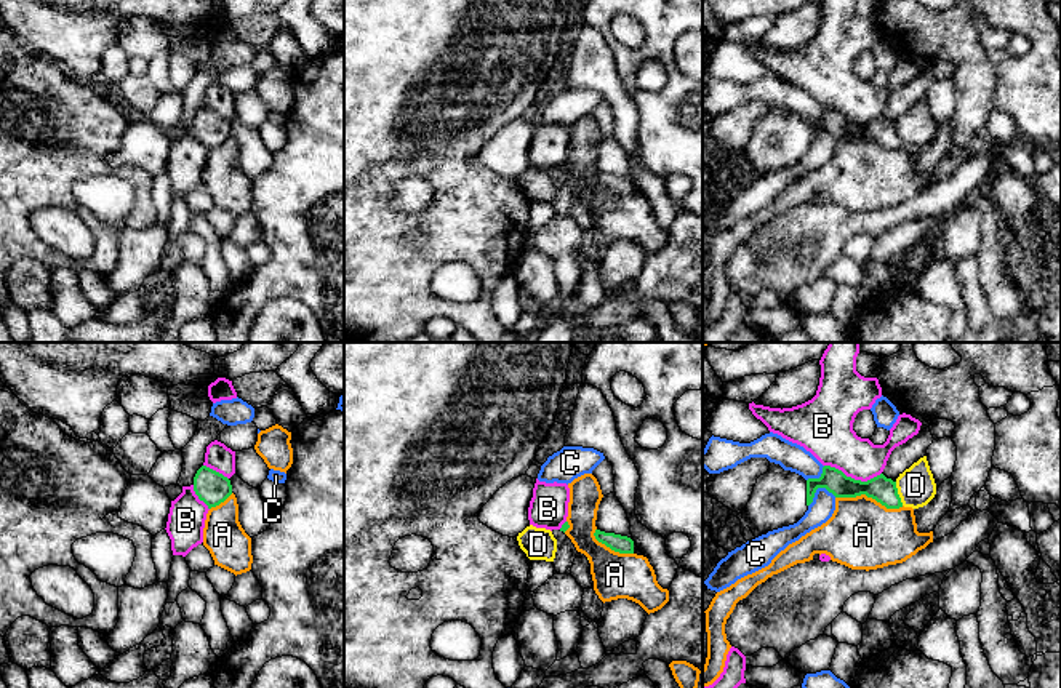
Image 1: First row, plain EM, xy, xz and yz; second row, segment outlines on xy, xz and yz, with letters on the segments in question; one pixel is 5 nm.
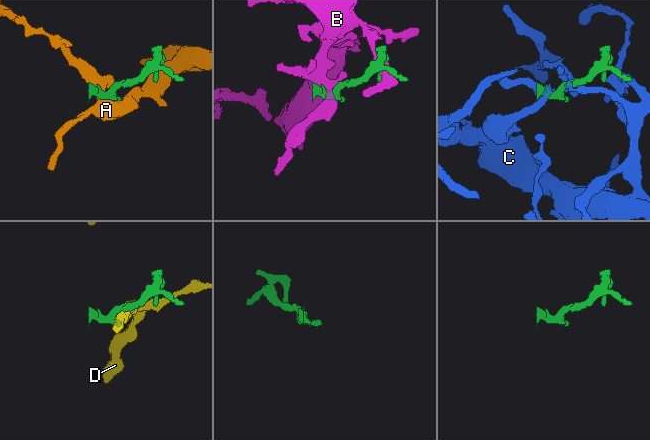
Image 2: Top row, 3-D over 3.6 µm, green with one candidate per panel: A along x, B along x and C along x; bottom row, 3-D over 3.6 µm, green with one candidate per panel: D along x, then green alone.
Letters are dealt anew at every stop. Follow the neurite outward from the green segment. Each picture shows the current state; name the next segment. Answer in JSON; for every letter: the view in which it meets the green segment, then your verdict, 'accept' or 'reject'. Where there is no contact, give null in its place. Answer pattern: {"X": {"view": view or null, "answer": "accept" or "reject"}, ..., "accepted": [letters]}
{"A": {"view": "yz", "answer": "reject"}, "B": {"view": "yz", "answer": "reject"}, "C": {"view": "yz", "answer": "reject"}, "D": {"view": "yz", "answer": "reject"}, "accepted": []}

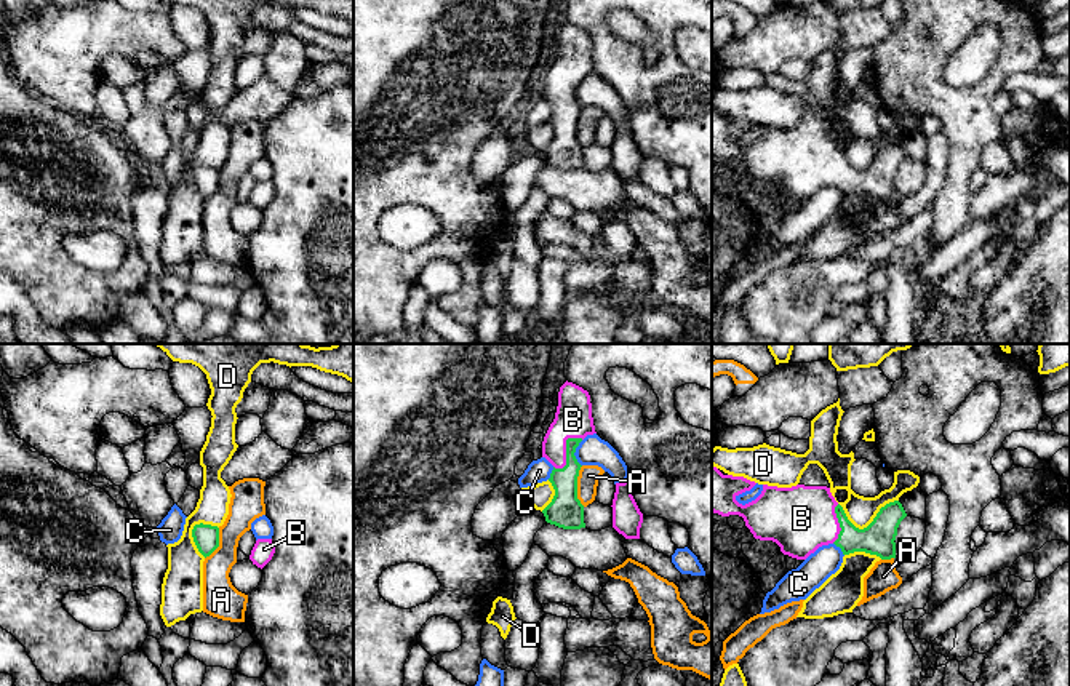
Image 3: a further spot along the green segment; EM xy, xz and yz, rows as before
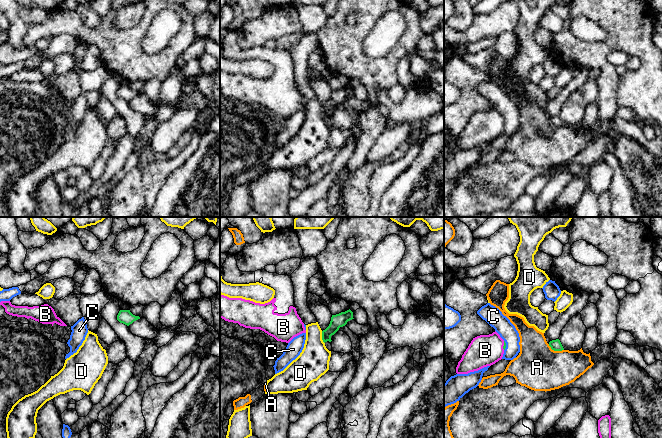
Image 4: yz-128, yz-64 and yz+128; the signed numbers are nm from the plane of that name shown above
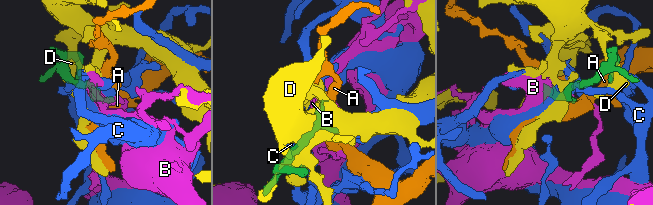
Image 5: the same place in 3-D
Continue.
{"A": {"view": "xz", "answer": "reject"}, "B": {"view": "xz", "answer": "accept"}, "C": {"view": "xz", "answer": "reject"}, "D": {"view": "yz", "answer": "reject"}, "accepted": ["B"]}

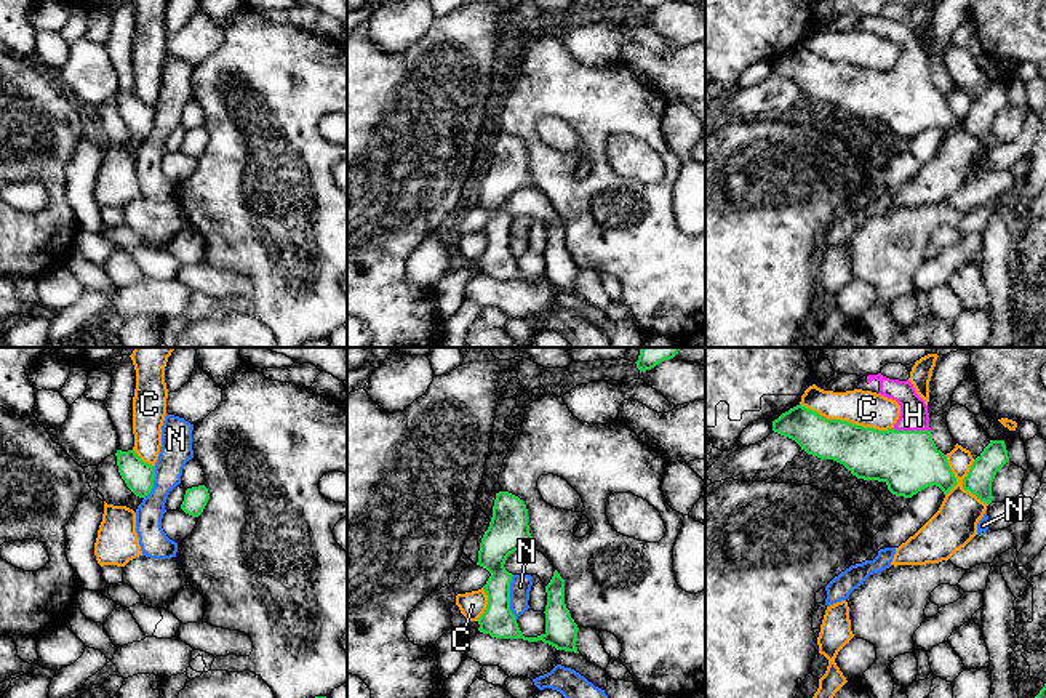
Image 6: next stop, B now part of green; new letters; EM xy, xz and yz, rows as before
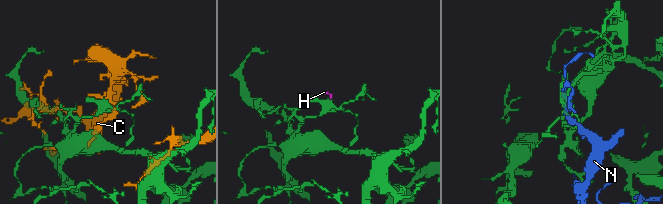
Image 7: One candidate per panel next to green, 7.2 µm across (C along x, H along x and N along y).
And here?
{"C": {"view": "yz", "answer": "reject"}, "H": {"view": "yz", "answer": "accept"}, "N": {"view": "xz", "answer": "reject"}, "accepted": ["H"]}

